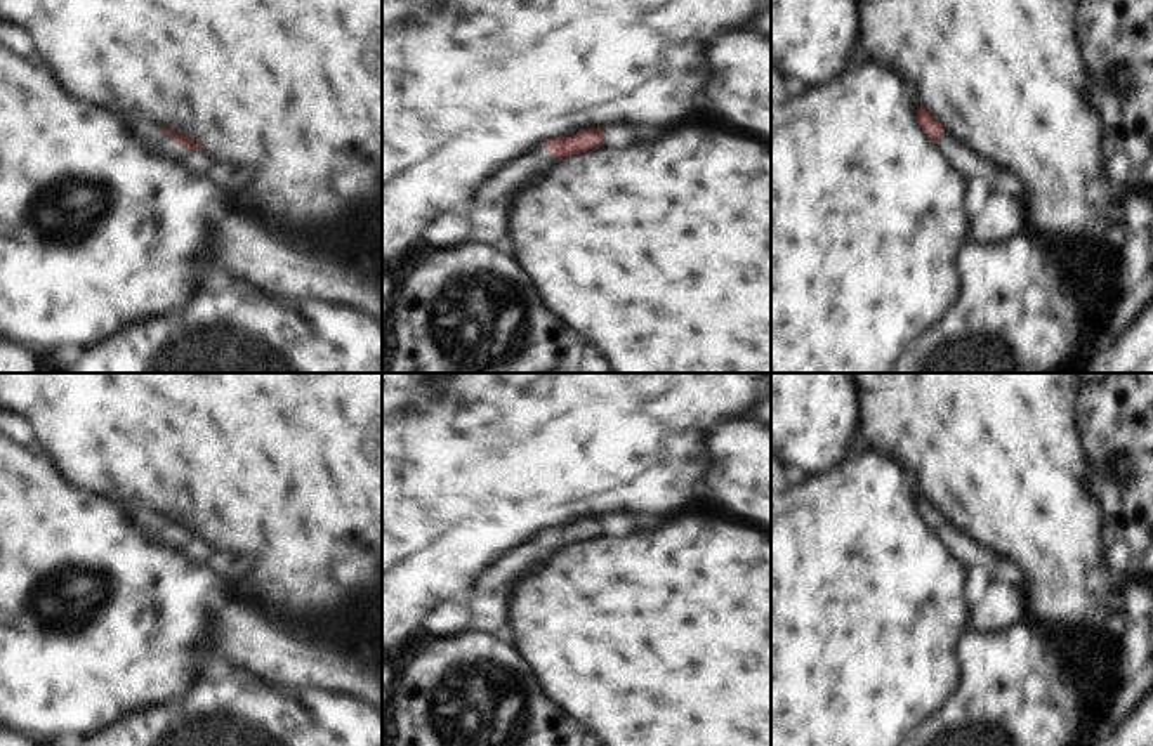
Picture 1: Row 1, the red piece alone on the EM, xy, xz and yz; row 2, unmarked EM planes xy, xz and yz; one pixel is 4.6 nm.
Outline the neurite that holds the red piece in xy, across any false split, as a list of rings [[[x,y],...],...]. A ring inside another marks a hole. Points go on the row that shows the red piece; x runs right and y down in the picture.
[[[128,115],[128,127],[139,142],[149,146],[153,151],[168,153],[182,160],[194,172],[208,173],[214,168],[215,160],[198,142],[161,127],[156,120]]]

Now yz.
[[[919,106],[917,118],[924,134],[939,146],[955,170],[965,179],[983,179],[990,187],[1000,191],[1002,173],[1005,172],[1002,167],[992,163],[988,158],[960,142],[952,132],[945,130],[924,106]]]

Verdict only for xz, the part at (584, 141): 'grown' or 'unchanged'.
grown

